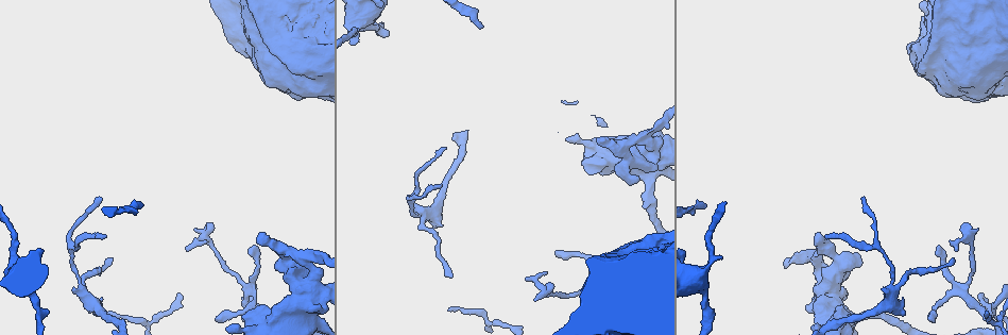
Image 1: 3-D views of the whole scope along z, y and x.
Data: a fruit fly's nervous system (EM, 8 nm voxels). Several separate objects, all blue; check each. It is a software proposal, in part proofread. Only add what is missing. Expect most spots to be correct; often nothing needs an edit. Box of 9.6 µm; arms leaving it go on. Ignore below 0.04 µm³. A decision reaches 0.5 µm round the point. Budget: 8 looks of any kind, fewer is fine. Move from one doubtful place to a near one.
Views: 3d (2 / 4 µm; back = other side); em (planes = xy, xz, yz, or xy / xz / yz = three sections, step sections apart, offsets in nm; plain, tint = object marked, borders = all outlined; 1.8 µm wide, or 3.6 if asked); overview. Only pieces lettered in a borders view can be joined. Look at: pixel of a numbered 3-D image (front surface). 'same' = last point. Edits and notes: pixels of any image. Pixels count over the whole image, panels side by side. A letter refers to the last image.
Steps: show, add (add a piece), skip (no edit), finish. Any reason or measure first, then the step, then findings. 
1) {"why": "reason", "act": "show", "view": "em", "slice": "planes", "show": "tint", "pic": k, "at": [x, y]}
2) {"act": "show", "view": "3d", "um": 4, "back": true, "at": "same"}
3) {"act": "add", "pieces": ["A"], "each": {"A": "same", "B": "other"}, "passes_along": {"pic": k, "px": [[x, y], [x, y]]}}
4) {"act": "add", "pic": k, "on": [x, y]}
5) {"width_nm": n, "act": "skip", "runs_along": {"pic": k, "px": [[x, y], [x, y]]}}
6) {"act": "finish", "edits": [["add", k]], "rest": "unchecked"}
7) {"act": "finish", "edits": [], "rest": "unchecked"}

{"why": "free end", "act": "show", "view": "3d", "um": 4, "pic": 1, "at": [827, 238]}

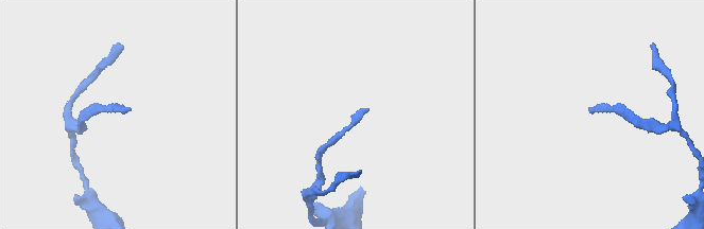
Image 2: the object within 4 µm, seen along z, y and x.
{"act": "show", "view": "em", "slice": "planes", "show": "borders", "pic": 2, "at": [366, 109]}

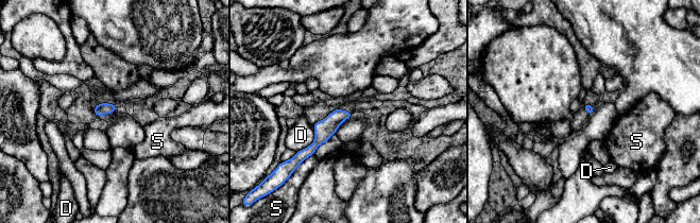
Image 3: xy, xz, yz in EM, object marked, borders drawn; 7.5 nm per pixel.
{"longest_contact_nm": ["D", 240], "act": "skip", "each": {"D": "other", "S": "other"}, "runs_along": {"pic": 3, "px": [[348, 114], [301, 153]]}, "found": "none of them fits"}

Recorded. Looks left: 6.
{"why": "an open end", "act": "show", "view": "em", "slice": "xy", "step": 16, "show": "plain", "pic": 1, "at": [206, 240]}

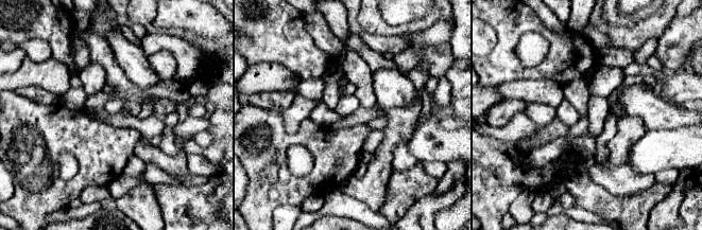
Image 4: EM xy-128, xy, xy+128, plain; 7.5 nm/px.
{"why": "see the neighbours", "act": "show", "view": "em", "slice": "xy", "step": 16, "show": "borders", "at": "same"}

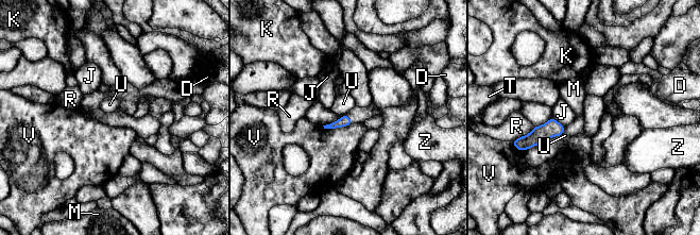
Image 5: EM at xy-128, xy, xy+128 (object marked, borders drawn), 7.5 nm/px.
{"act": "skip", "each": {"D": "other", "J": "other", "K": "other", "M": "other", "R": "other", "T": "other", "U": "other", "V": "other", "Z": "other"}, "found": "no lettered piece goes on from it"}

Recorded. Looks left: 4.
{"why": "abrupt turn", "act": "show", "view": "3d", "um": 2, "pic": 1, "at": [248, 289]}

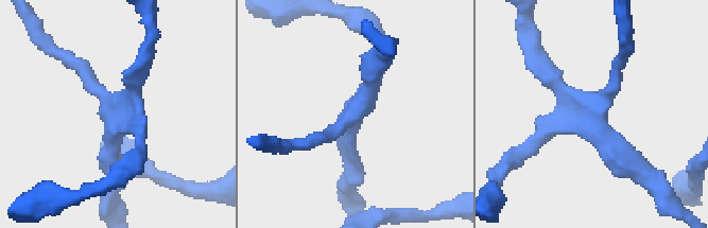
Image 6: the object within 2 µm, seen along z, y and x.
{"act": "show", "view": "em", "slice": "xy", "step": 16, "show": "tint", "pic": 6, "at": [355, 114]}

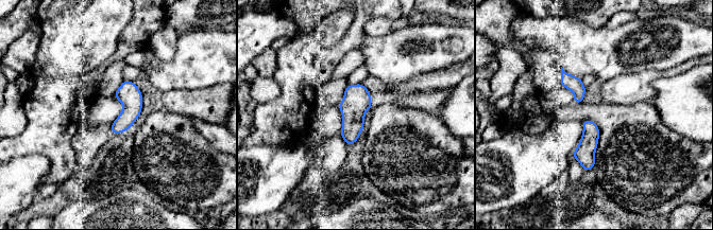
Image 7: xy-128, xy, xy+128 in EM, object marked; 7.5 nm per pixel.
{"act": "show", "view": "em", "slice": "planes", "show": "borders", "at": "same"}

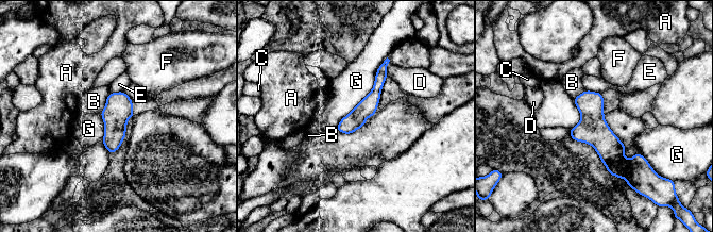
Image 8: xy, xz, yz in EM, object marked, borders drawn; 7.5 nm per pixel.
{"act": "skip", "each": {"A": "other", "B": "other", "C": "other", "D": "other", "E": "other", "F": "other", "G": "other"}, "runs_along": {"pic": 8, "px": [[587, 93], [592, 129], [627, 174]]}, "found": "none of them fits"}

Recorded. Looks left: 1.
{"act": "finish", "edits": [], "rest": "unchecked"}

